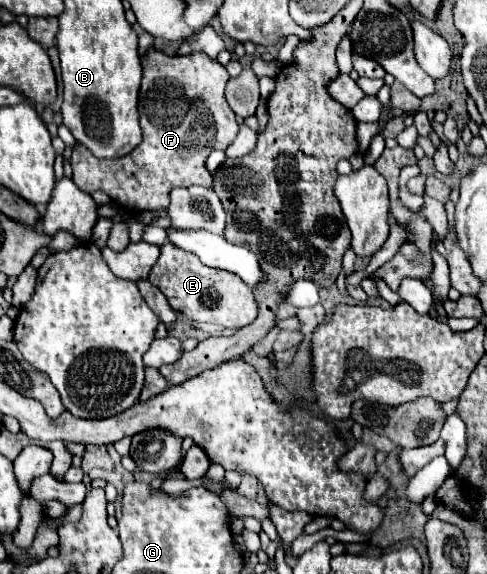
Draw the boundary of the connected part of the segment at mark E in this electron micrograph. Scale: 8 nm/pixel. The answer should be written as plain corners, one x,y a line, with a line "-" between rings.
170,242
160,246
160,258
152,266
148,280
162,290
174,310
184,312
196,322
212,322
222,324
224,328
238,330
256,320
258,302
250,286
246,286
232,272
216,270
202,264
196,256
192,256
192,252
186,252

